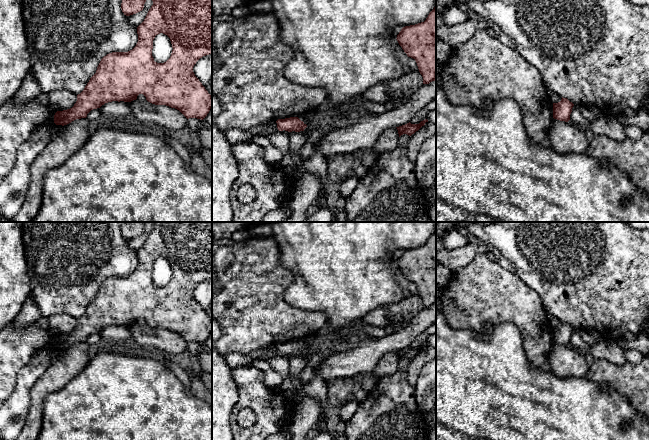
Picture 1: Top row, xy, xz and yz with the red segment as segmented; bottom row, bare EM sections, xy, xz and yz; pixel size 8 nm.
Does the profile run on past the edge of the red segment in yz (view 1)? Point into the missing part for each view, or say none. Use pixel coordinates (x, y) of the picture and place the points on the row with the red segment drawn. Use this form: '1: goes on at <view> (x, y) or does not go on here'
1: does not go on here

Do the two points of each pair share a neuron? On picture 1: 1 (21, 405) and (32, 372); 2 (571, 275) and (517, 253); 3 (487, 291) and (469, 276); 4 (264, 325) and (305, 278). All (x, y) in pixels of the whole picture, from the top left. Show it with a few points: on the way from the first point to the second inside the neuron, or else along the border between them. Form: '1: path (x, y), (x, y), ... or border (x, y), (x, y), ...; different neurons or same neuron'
1: path (21, 397), (25, 380); same neuron
2: path (558, 263), (548, 253), (530, 253); same neuron
3: path (483, 289), (473, 280); same neuron
4: border (292, 278), (284, 293), (284, 299), (306, 311); different neurons

